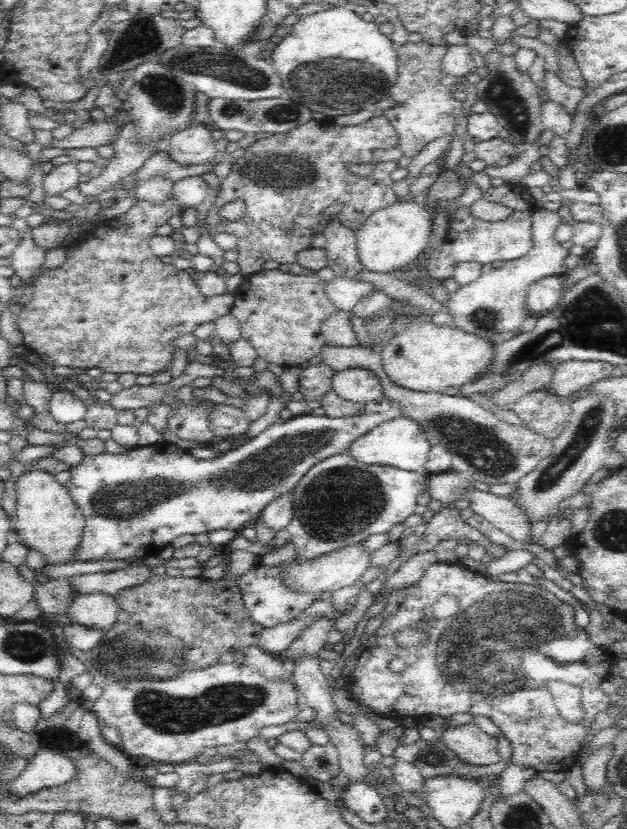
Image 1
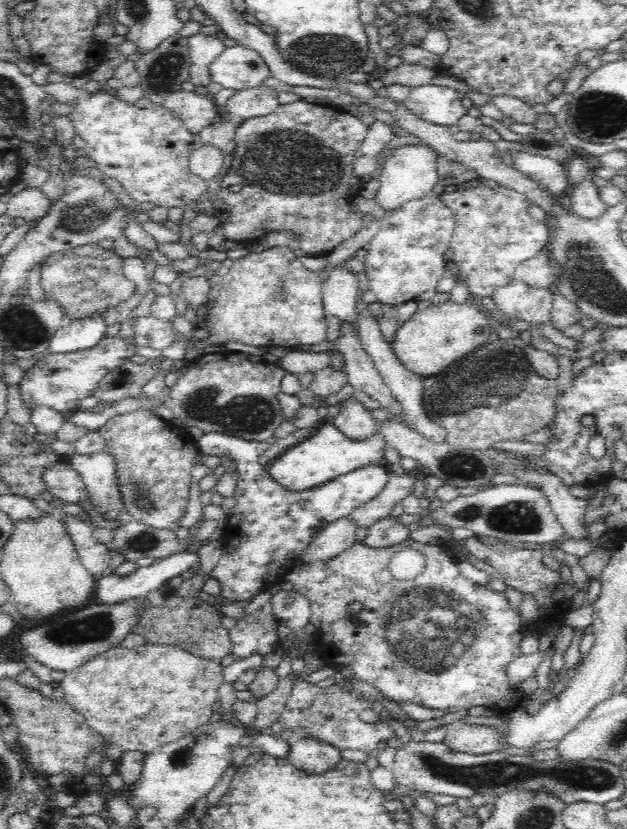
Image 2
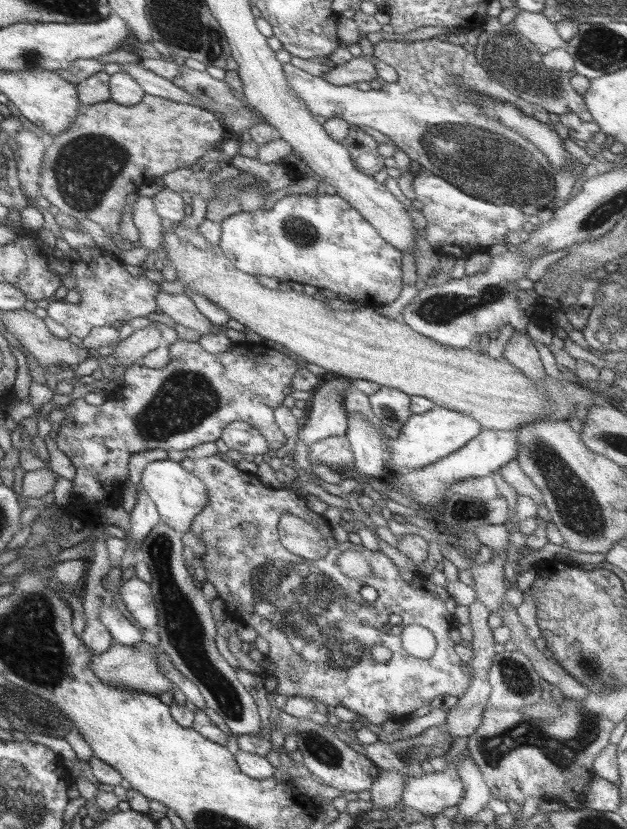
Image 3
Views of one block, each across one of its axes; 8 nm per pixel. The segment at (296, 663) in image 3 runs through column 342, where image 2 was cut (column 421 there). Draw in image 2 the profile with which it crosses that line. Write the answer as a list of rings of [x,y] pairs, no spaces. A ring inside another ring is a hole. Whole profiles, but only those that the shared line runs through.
[[[406,540],[390,548],[366,548],[356,544],[346,550],[342,556],[336,556],[326,564],[304,564],[298,560],[290,574],[294,592],[302,594],[312,610],[310,624],[318,628],[318,636],[324,644],[334,644],[334,662],[350,666],[356,672],[356,678],[374,686],[388,702],[398,704],[418,704],[432,710],[442,710],[446,716],[462,708],[486,706],[490,714],[506,712],[512,708],[522,708],[524,696],[518,690],[518,684],[512,686],[506,674],[510,662],[514,662],[520,652],[522,638],[530,636],[530,624],[522,620],[522,612],[514,610],[502,592],[488,590],[480,584],[466,580],[458,568],[460,556],[448,544],[422,544]],[[414,548],[424,554],[428,566],[426,570],[410,580],[398,582],[390,574],[390,562],[394,554]],[[360,602],[360,614],[352,616],[348,606]]]

